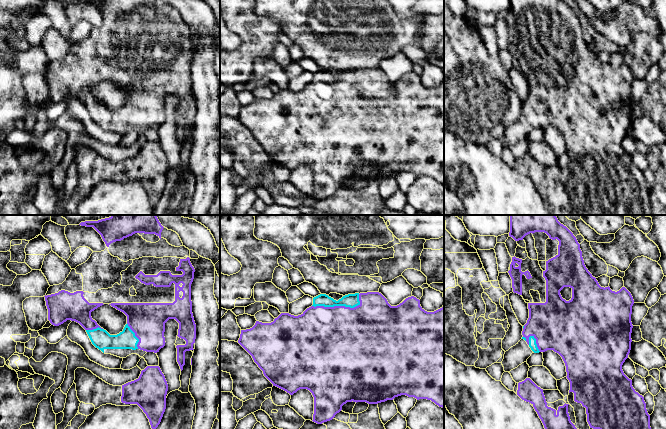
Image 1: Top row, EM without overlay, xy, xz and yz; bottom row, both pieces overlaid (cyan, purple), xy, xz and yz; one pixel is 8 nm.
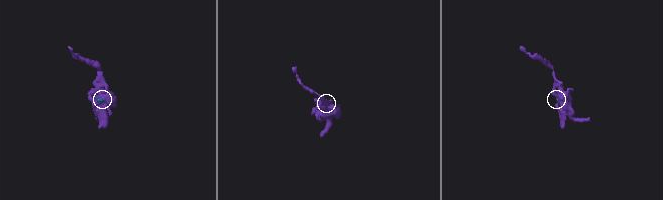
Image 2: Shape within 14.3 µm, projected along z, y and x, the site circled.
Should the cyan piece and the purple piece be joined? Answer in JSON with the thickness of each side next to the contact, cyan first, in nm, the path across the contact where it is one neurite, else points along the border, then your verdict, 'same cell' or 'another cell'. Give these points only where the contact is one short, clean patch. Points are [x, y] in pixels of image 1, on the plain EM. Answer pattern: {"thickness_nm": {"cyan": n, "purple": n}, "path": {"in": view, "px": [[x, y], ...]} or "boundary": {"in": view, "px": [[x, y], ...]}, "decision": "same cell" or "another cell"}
{"thickness_nm": {"cyan": 110, "purple": 480}, "decision": "same cell"}

